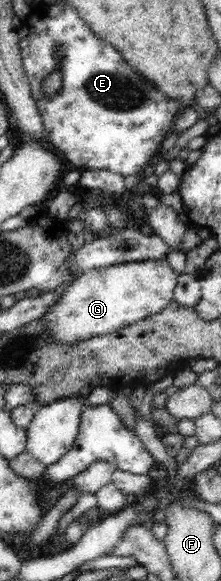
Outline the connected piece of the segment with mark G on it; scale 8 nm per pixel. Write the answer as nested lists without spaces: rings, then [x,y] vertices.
[[[166,258],[94,269],[70,282],[70,287],[64,291],[58,303],[50,307],[40,320],[44,320],[47,335],[62,344],[104,335],[162,311],[174,300],[178,275]]]

